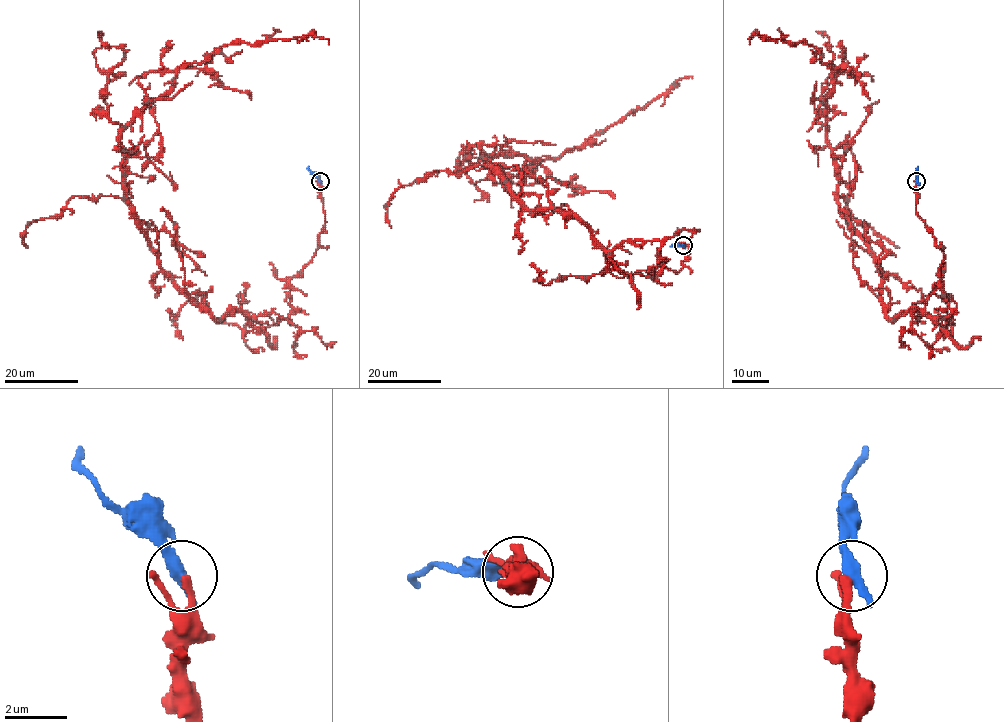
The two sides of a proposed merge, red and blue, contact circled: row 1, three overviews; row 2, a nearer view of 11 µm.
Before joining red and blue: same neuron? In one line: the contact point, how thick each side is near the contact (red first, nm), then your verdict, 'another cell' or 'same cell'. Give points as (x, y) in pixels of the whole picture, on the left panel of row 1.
place (320, 181); calibres 240 and 480 nm; another cell

